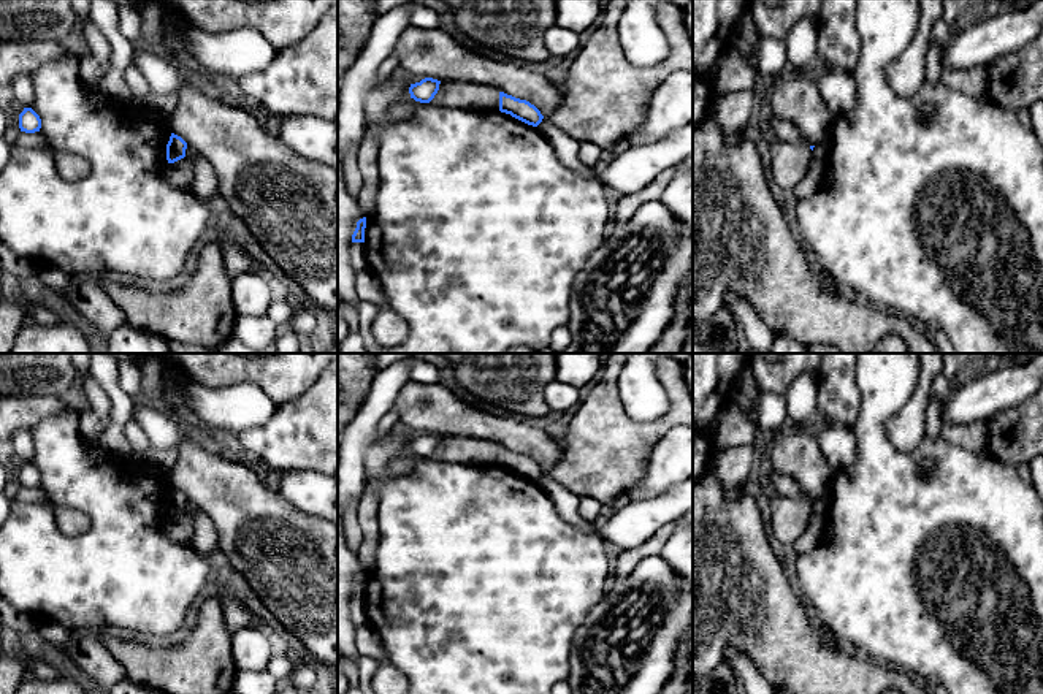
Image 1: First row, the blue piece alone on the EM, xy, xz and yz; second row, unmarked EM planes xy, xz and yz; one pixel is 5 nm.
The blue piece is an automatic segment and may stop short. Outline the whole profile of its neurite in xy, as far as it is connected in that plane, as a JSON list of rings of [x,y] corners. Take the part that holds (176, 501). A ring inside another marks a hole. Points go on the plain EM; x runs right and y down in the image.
[[[171,488],[170,496],[166,499],[168,518],[174,518],[174,517],[184,513],[185,504],[187,504],[187,498],[181,491]]]

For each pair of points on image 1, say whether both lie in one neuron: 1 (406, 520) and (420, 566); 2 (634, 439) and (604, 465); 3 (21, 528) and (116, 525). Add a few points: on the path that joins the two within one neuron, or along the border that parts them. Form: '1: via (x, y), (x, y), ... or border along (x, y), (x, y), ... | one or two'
1: via (417, 531), (420, 534), (420, 555) | one
2: via (626, 444), (612, 457) | one
3: via (45, 545), (92, 545) | one

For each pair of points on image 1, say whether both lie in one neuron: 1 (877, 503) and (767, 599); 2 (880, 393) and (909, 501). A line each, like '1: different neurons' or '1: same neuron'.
1: different neurons
2: same neuron

